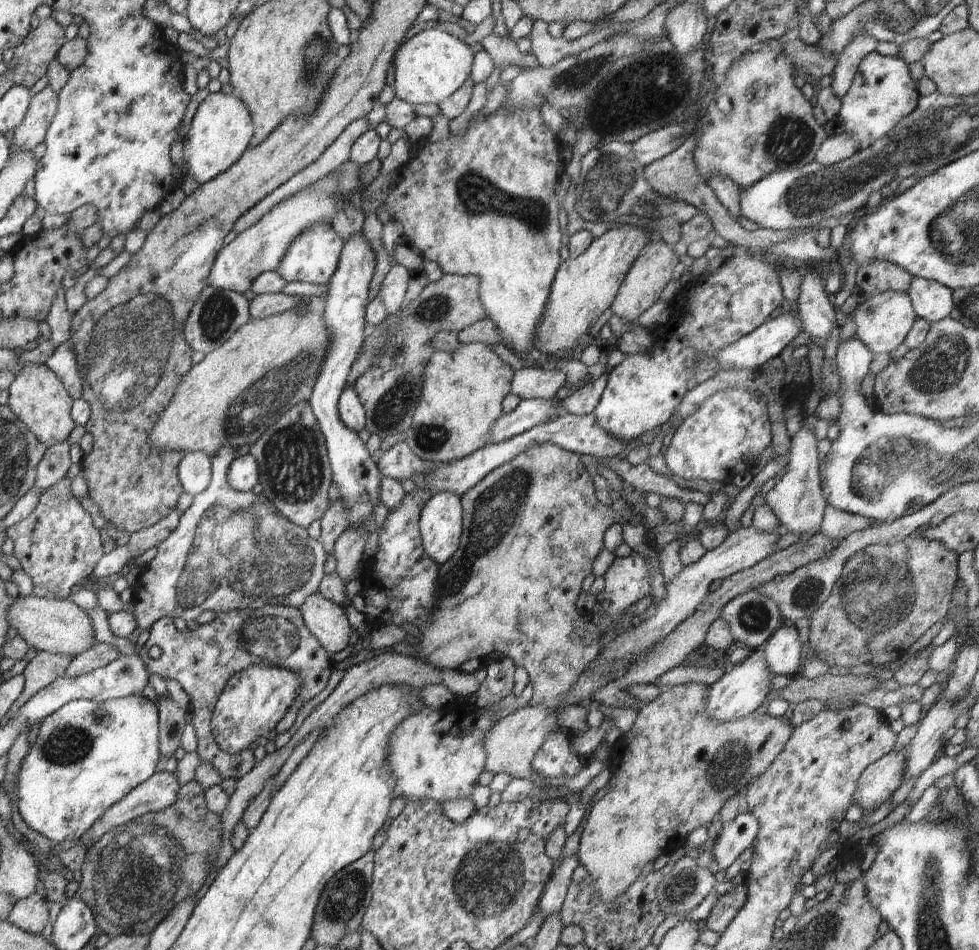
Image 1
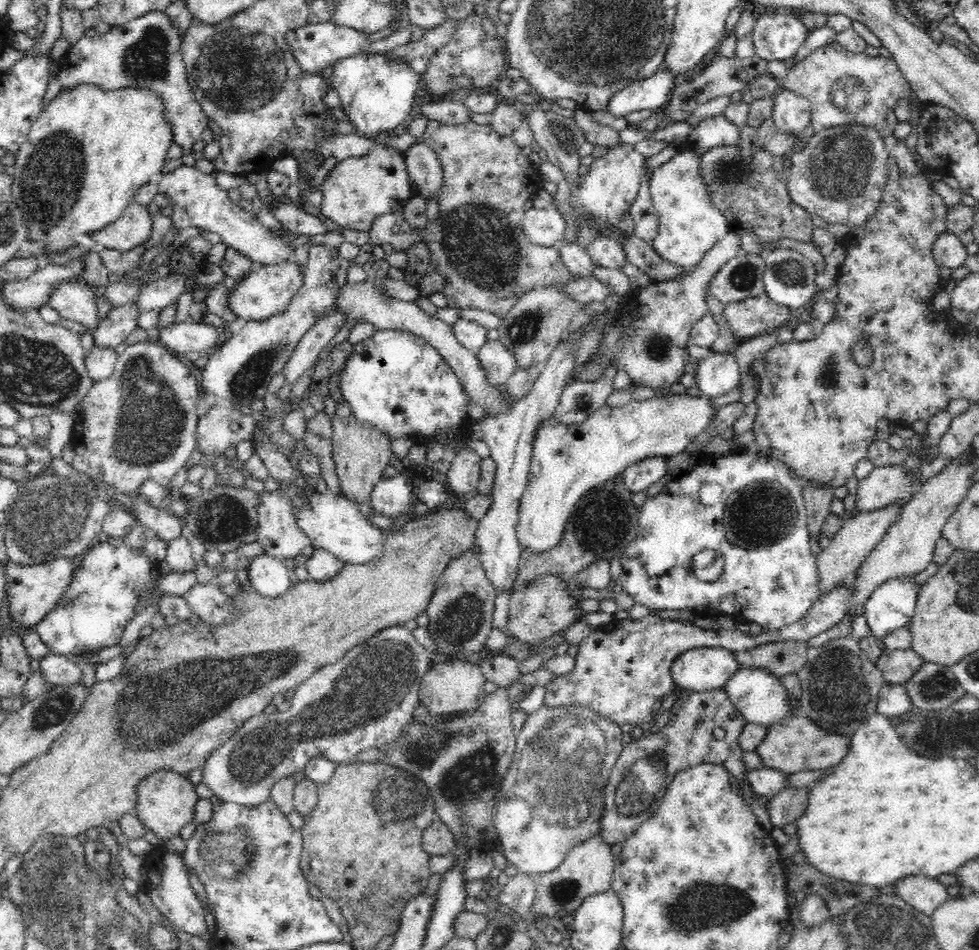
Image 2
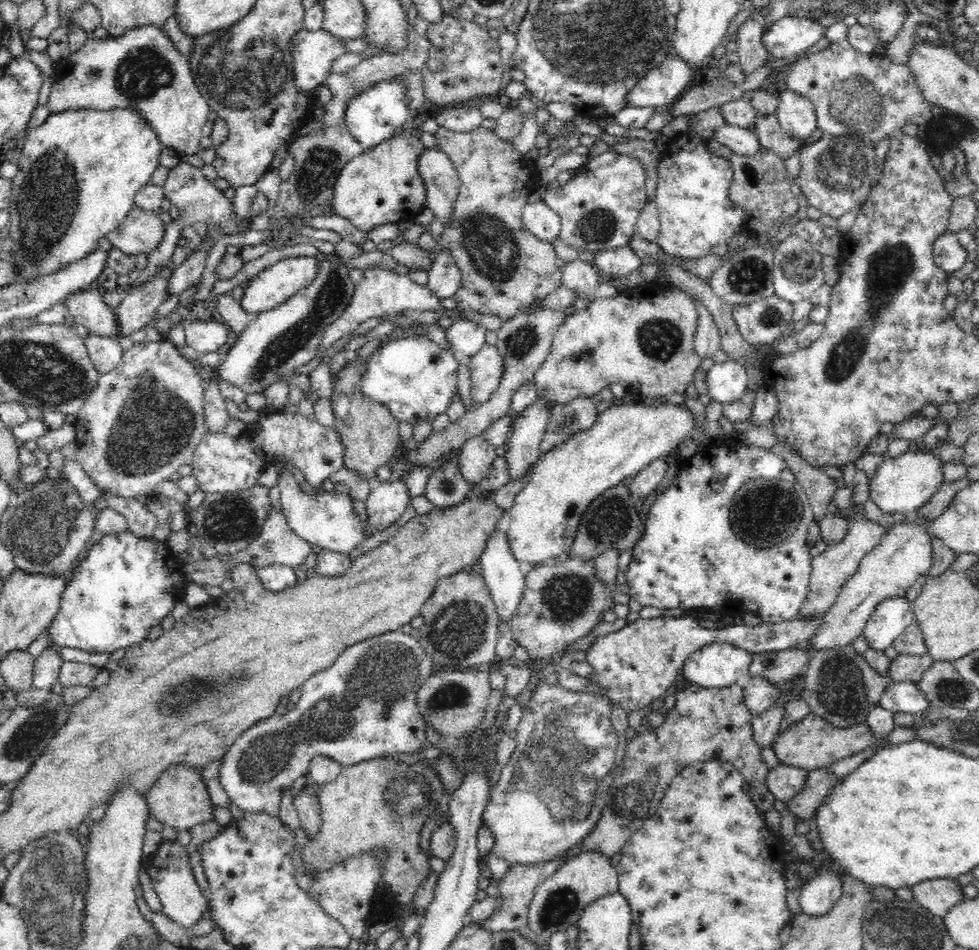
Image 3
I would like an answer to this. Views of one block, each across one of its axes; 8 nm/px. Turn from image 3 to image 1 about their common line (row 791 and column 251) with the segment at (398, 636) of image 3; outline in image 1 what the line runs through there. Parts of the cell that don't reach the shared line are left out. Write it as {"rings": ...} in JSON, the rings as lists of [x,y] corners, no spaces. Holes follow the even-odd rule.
{"rings":[[[348,161],[308,188],[302,188],[298,194],[275,204],[254,226],[237,234],[232,242],[220,249],[208,276],[208,285],[238,294],[250,290],[257,276],[266,271],[276,271],[276,266],[280,266],[288,247],[294,242],[294,238],[302,234],[302,230],[314,226],[316,222],[331,222],[336,212],[342,210],[346,200],[336,192],[354,194],[358,188],[362,188],[360,166]]]}

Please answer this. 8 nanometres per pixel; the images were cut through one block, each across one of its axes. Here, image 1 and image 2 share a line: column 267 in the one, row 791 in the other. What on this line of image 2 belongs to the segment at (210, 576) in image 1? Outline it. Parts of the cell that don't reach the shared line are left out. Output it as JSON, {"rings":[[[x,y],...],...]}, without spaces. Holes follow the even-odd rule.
{"rings":[[[543,704],[529,715],[514,710],[511,719],[517,737],[515,753],[495,796],[493,820],[508,863],[518,868],[519,873],[540,876],[557,870],[570,850],[600,833],[605,786],[627,738],[618,723],[582,705],[548,707]]]}

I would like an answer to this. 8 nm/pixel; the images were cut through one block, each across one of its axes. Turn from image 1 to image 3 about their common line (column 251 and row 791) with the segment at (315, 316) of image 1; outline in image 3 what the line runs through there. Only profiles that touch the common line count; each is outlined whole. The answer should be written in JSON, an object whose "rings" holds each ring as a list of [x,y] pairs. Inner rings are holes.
{"rings":[[[387,757],[342,765],[340,774],[332,782],[320,786],[322,828],[316,837],[308,838],[304,846],[305,870],[324,872],[360,854],[385,852],[387,856],[384,884],[378,890],[379,902],[367,919],[365,932],[372,920],[404,917],[405,922],[413,914],[409,907],[422,882],[430,876],[432,866],[431,854],[419,849],[420,831],[424,822],[435,814],[444,791],[442,777],[432,767]]]}

